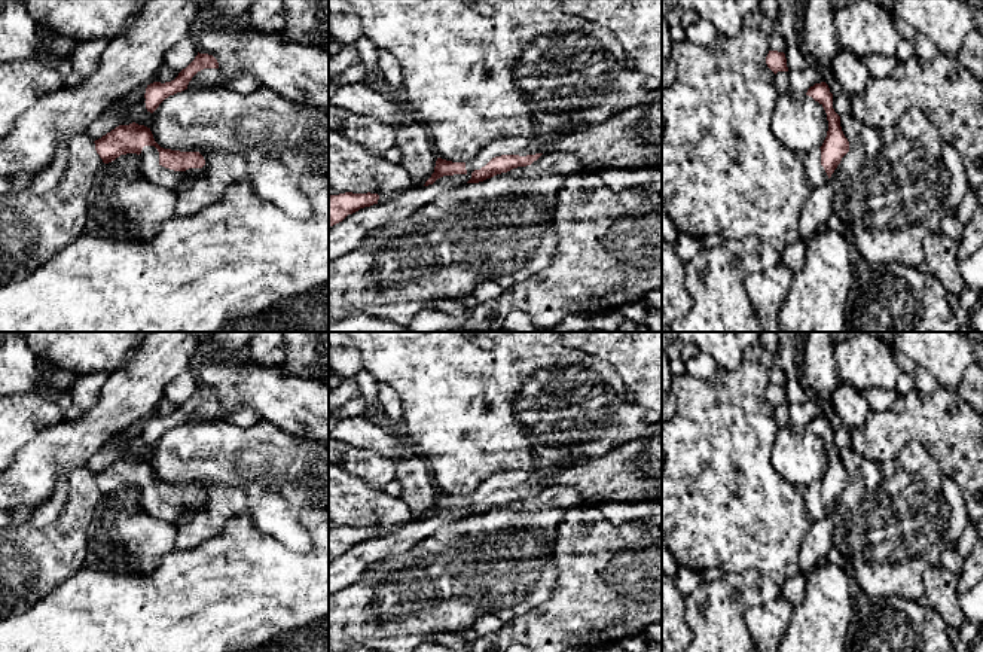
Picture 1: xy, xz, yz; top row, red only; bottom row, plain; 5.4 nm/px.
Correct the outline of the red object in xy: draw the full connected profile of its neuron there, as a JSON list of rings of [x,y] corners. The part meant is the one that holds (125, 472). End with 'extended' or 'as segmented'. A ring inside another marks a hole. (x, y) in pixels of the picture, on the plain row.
[[[119,458],[95,473],[95,484],[104,497],[126,487],[140,490],[143,509],[155,518],[174,524],[186,508],[196,508],[205,493],[199,485],[180,485],[161,481],[144,458]]]; extended

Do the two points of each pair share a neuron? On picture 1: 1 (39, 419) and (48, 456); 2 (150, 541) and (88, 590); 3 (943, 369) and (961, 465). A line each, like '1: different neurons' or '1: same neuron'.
1: different neurons
2: different neurons
3: different neurons

